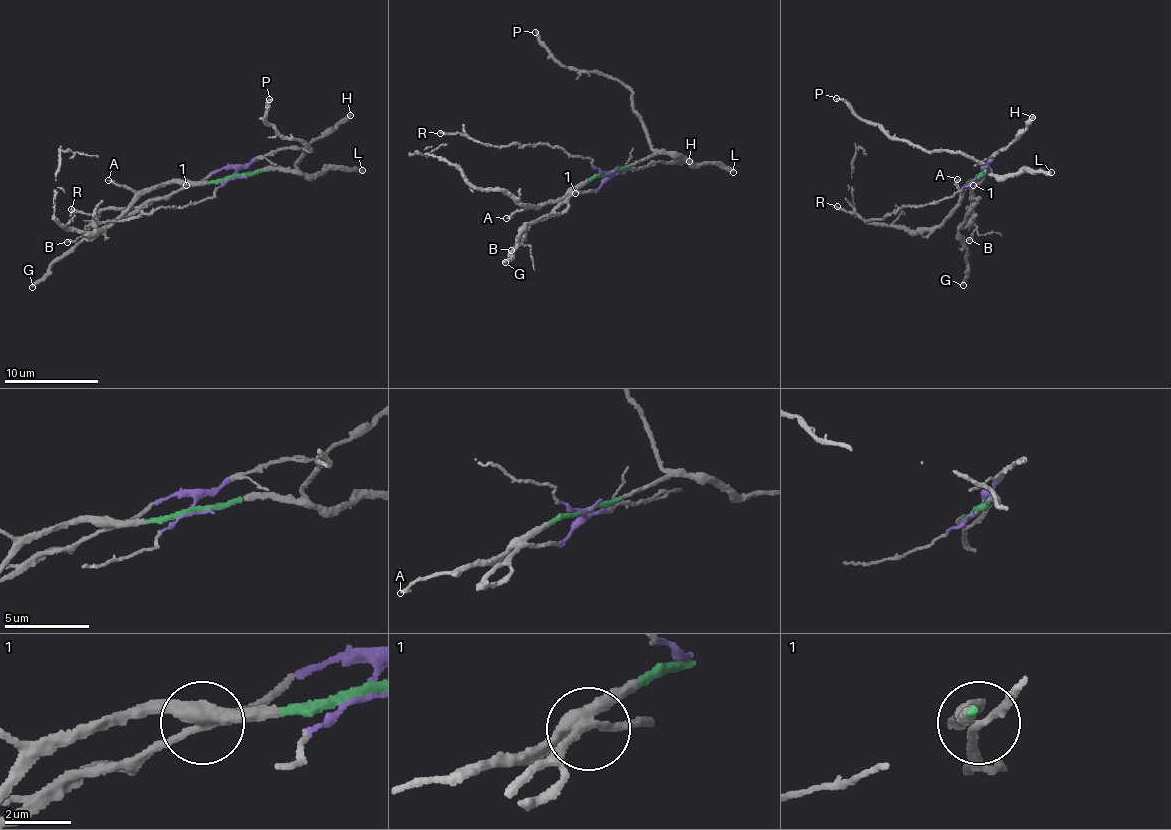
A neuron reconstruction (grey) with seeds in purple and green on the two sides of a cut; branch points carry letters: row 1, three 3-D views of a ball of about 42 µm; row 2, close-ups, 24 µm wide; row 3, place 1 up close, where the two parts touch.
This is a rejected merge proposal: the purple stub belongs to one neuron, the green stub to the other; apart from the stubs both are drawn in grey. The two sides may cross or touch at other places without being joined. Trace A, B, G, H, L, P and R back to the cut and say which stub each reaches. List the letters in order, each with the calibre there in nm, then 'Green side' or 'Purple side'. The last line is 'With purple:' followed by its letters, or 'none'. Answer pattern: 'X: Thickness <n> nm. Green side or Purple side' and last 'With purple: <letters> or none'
A: Thickness 180 nm. Green side
B: Thickness 120 nm. Purple side
G: Thickness 240 nm. Purple side
H: Thickness 280 nm. Purple side
L: Thickness 360 nm. Green side
P: Thickness 220 nm. Green side
R: Thickness 180 nm. Purple side
With purple: B, G, H, R

